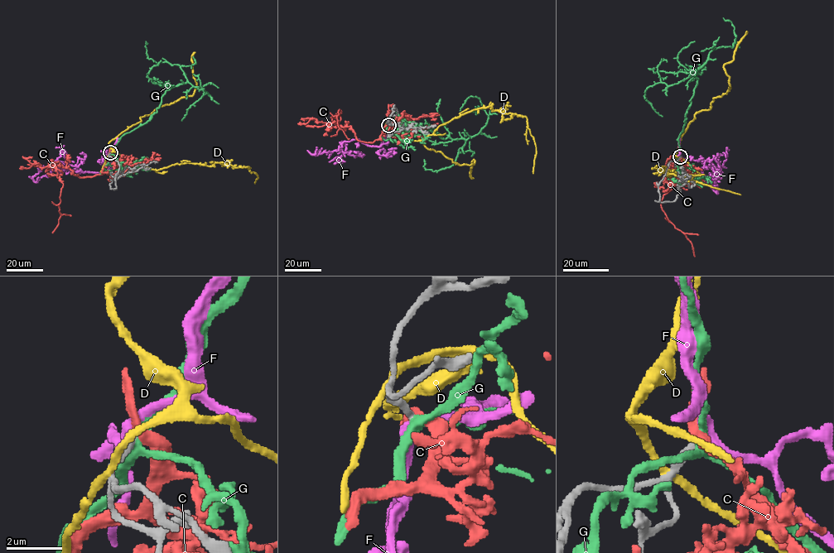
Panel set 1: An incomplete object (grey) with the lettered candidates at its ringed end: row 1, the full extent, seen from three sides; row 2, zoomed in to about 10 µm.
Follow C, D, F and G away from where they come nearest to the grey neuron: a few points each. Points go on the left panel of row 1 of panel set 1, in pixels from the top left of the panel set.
C: (110, 153), (103, 172), (94, 176), (80, 177), (68, 168), (54, 166), (63, 187), (60, 216), (52, 233)
D: (108, 155), (116, 151), (130, 165), (159, 170), (185, 163), (248, 166), (257, 175), (254, 183)
F: (109, 152), (109, 170), (101, 173), (60, 174), (59, 167), (35, 182), (44, 165)
G: (110, 153), (120, 138), (156, 112), (166, 90), (189, 82), (209, 96), (205, 93), (192, 105), (181, 121)

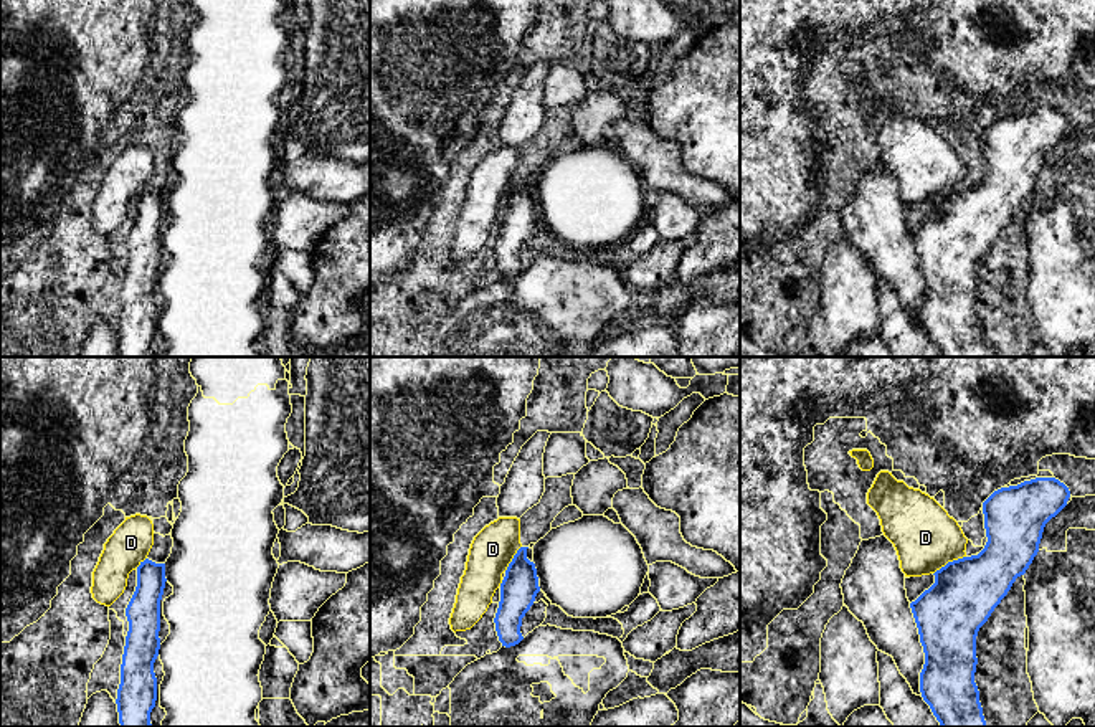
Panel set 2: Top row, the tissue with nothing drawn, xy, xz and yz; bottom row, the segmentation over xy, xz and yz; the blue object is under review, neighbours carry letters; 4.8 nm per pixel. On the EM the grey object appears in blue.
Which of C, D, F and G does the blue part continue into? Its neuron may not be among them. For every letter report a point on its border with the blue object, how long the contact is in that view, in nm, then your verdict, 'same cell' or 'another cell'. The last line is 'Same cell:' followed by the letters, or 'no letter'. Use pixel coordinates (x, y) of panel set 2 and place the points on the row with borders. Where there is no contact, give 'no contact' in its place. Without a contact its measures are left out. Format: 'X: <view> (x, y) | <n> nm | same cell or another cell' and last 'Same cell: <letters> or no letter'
C: no contact | another cell
D: yz (948, 562) | 180 nm | another cell
F: no contact | another cell
G: no contact | another cell
Same cell: no letter

